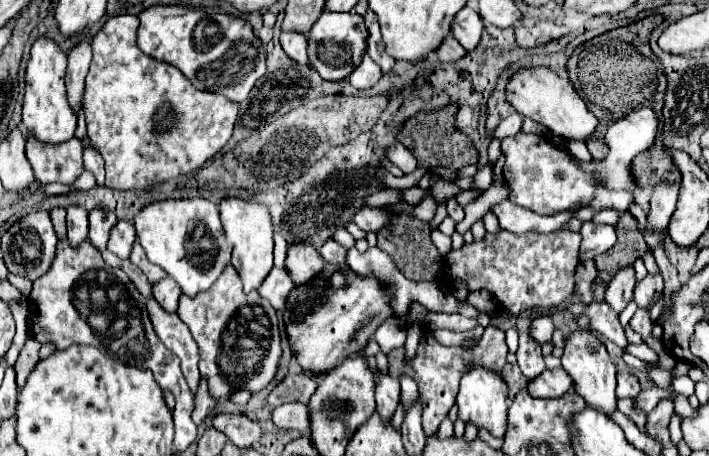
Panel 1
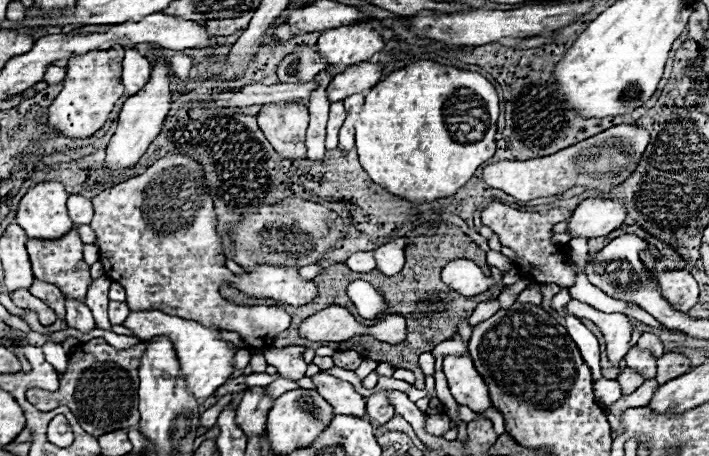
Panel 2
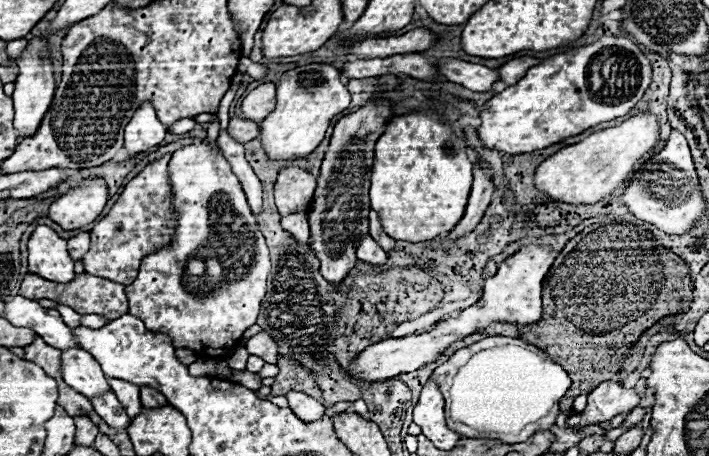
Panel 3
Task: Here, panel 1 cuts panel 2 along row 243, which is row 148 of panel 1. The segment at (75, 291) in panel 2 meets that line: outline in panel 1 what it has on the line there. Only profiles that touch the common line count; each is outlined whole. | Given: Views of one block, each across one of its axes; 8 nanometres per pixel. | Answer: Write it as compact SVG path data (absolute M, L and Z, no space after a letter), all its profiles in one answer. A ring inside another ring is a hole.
M28 138L26 154L36 180L40 180L42 184L60 182L64 186L72 186L84 172L82 144L78 138L72 138L70 142L58 146L42 144L34 138Z

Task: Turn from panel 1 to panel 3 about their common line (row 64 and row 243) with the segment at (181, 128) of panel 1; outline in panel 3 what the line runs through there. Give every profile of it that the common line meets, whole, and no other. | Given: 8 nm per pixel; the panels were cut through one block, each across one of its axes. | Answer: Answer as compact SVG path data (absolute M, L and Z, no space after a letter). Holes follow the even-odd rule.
M170 154L150 162L136 178L132 178L126 186L112 210L94 224L90 230L90 250L84 254L84 268L88 274L100 274L100 278L112 278L112 282L120 282L128 286L136 274L144 256L170 246L174 238L176 226L176 210L174 210L174 194L168 180L168 162Z

